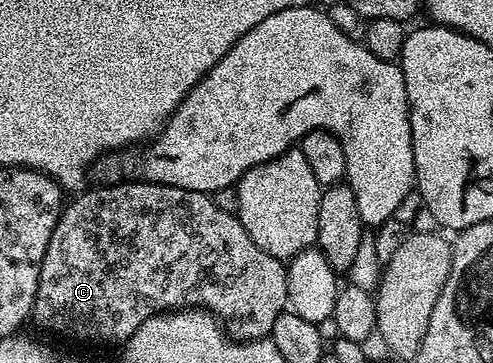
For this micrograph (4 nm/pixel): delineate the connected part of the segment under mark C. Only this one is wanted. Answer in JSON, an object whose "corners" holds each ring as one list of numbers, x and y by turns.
{"corners":[[127,179,127,180,124,180,124,181,123,181,123,182,122,182,122,183,103,183,103,184,100,184,100,185,99,185,99,186,98,186,98,187,99,187,99,188,100,188,100,189,94,189,94,187,88,187,88,188,86,188,86,189,84,189,84,190,83,190,83,192,82,192,82,193,80,193,80,194,78,194,78,195,75,195,75,196,72,196,72,197,71,197,71,198,70,198,70,200,68,200,68,201,67,201,67,202,66,202,66,204,64,204,64,207,63,207,63,211,62,211,62,213,60,213,60,214,59,214,59,222,58,222,58,223,56,223,56,225,55,225,55,226,54,226,54,227,53,227,53,235,52,235,52,236,51,236,51,238,50,238,50,239,49,239,49,247,48,247,48,248,47,248,47,250,46,250,46,251,45,251,45,259,44,259,44,260,43,260,43,262,42,262,42,263,41,263,41,275,40,275,40,276,39,276,39,282,38,282,38,283,37,283,37,295,36,295,36,296,35,296,35,306,33,306,33,308,31,308,31,317,32,317,32,318,33,318,33,321,36,321,36,323,37,323,37,324,39,324,39,325,40,325,40,327,41,327,41,328,43,328,43,329,44,329,44,331,45,331,45,332,47,332,47,333,60,333,60,335,61,335,61,336,63,336,63,337,72,337,72,339,73,339,73,340,75,340,75,341,88,341,88,343,89,343,89,344,91,344,91,345,115,345,115,344,117,344,117,345,116,345,116,346,118,346,118,345,119,345,119,344,120,344,120,343,126,343,126,341,128,341,128,339,129,339,129,338,130,338,130,337,131,337,131,336,132,336,132,335,133,335,133,334,135,334,135,332,136,332,136,331,137,331,137,327,141,327,141,323,145,323,145,319,149,319,149,318,150,318,150,317,154,317,154,316,155,316,155,314,156,314,156,313,166,313,166,312,168,312,168,311,178,311,178,310,181,310,181,309,193,309,193,308,197,308,197,309,206,309,206,310,207,310,207,312,209,312,209,313,211,313,211,314,213,314,213,316,215,316,215,317,216,317,216,319,217,319,217,320,218,320,218,322,219,322,219,324,220,324,220,325,222,325,222,326,223,326,223,328,224,328,224,330,225,330,225,332,226,332,226,334,227,334,227,336,228,336,228,337,230,337,230,338,232,338,232,339,234,339,234,340,237,340,237,341,258,341,258,340,260,340,260,339,267,339,267,338,270,338,270,336,271,336,271,332,272,332,272,331,273,331,273,323,277,323,277,315,281,315,281,314,282,314,282,313,283,313,283,312,284,312,284,311,285,311,285,310,286,310,286,309,287,309,287,308,288,308,288,301,287,301,287,265,286,265,286,264,284,264,284,262,283,262,283,261,282,261,282,260,280,260,280,258,277,258,277,257,274,257,274,256,273,256,273,255,269,255,269,254,268,254,268,253,266,253,266,252,265,252,265,251,261,251,261,247,257,247,257,243,253,243,253,239,249,239,249,231,245,231,245,227,244,227,244,226,243,226,243,225,242,225,242,224,241,224,241,222,239,222,239,219,238,219,238,216,236,216,236,214,235,214,235,213,234,213,234,212,232,212,232,210,231,210,231,213,230,213,230,211,229,211,229,210,227,210,227,209,222,209,222,207,221,207,221,206,219,206,219,205,218,205,218,203,217,203,217,202,215,202,215,201,214,201,214,199,213,199,213,198,214,198,214,196,211,196,211,195,208,195,208,194,206,194,206,193,198,193,198,192,197,192,197,191,189,191,189,190,188,190,188,189,182,189,182,188,181,188,181,187,173,187,173,186,172,186,172,185,158,185,158,184,157,184,157,183,153,183,153,182,152,182,152,181,144,181,144,180,142,180,142,179]]}

